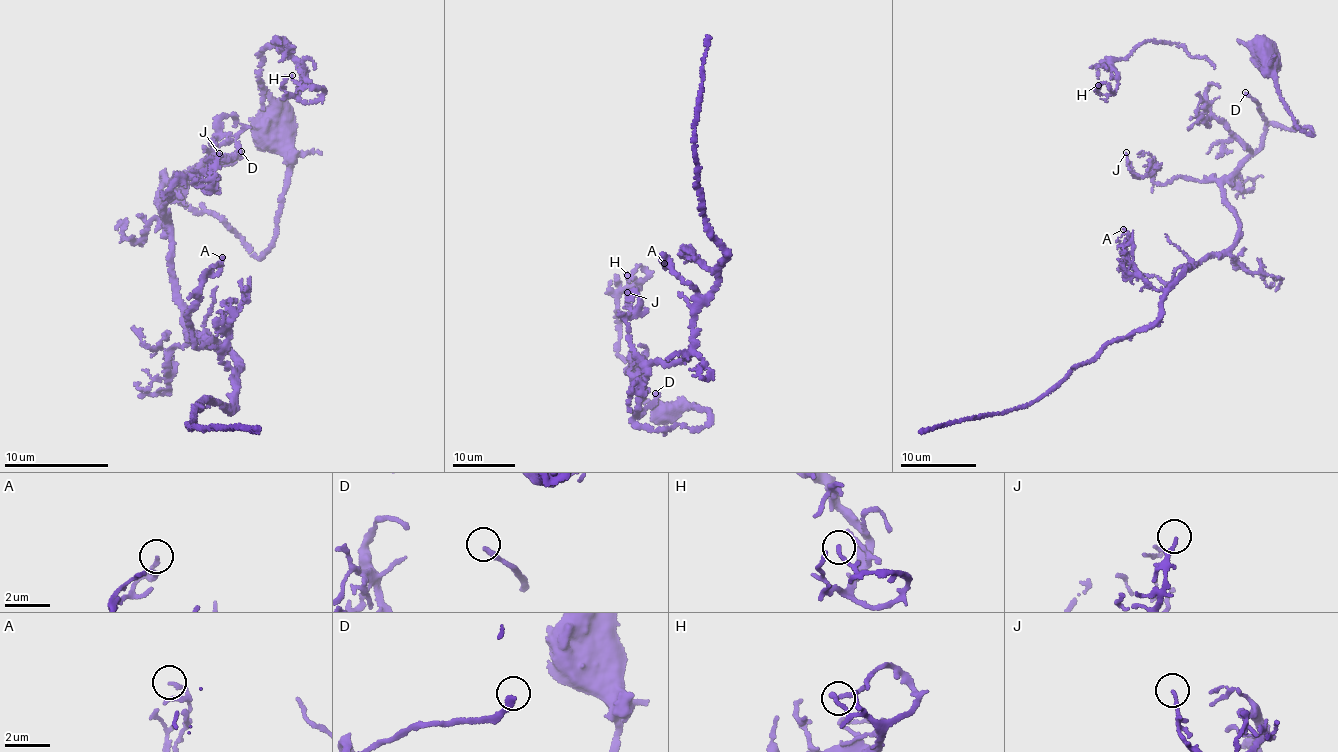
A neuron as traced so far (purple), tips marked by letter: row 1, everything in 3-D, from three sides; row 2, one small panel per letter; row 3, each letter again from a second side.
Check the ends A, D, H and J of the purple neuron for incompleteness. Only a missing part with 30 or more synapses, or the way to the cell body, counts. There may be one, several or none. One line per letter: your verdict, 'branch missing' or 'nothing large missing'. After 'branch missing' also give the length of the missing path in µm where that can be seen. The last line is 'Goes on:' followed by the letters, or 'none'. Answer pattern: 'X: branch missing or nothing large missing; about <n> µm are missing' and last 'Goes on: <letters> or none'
A: nothing large missing
D: nothing large missing
H: nothing large missing
J: nothing large missing
Goes on: none

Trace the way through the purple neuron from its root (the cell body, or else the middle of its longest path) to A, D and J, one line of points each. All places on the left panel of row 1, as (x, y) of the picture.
A: (274, 123), (287, 181), (259, 256), (163, 178), (182, 324), (213, 339), (195, 348), (188, 312), (222, 257)
D: (274, 123), (287, 181), (276, 231), (259, 256), (218, 219), (180, 203), (164, 177), (236, 160), (241, 151)
J: (274, 123), (287, 181), (259, 256), (164, 176), (160, 211), (166, 222), (187, 178), (209, 190), (219, 153)

